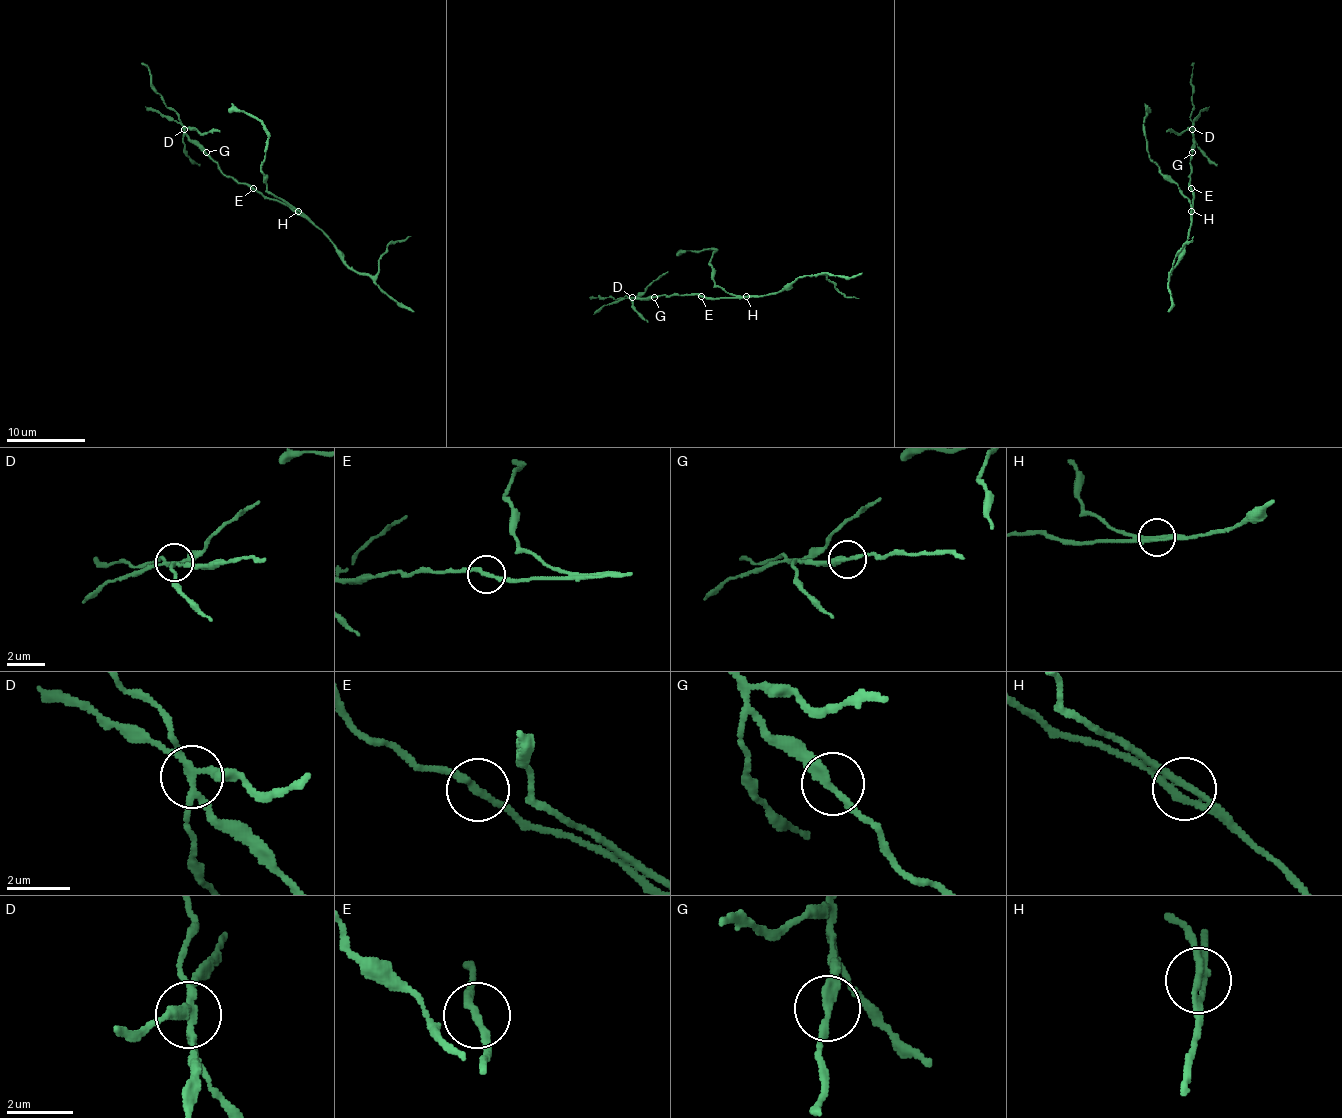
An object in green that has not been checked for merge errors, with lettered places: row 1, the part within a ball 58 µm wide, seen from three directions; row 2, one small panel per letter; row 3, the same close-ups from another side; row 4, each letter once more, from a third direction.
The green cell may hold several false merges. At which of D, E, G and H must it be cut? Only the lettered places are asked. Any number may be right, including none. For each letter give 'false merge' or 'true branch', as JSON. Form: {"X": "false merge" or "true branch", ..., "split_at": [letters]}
{"D": "false merge", "E": "true branch", "G": "true branch", "H": "false merge", "split_at": ["D", "H"]}

